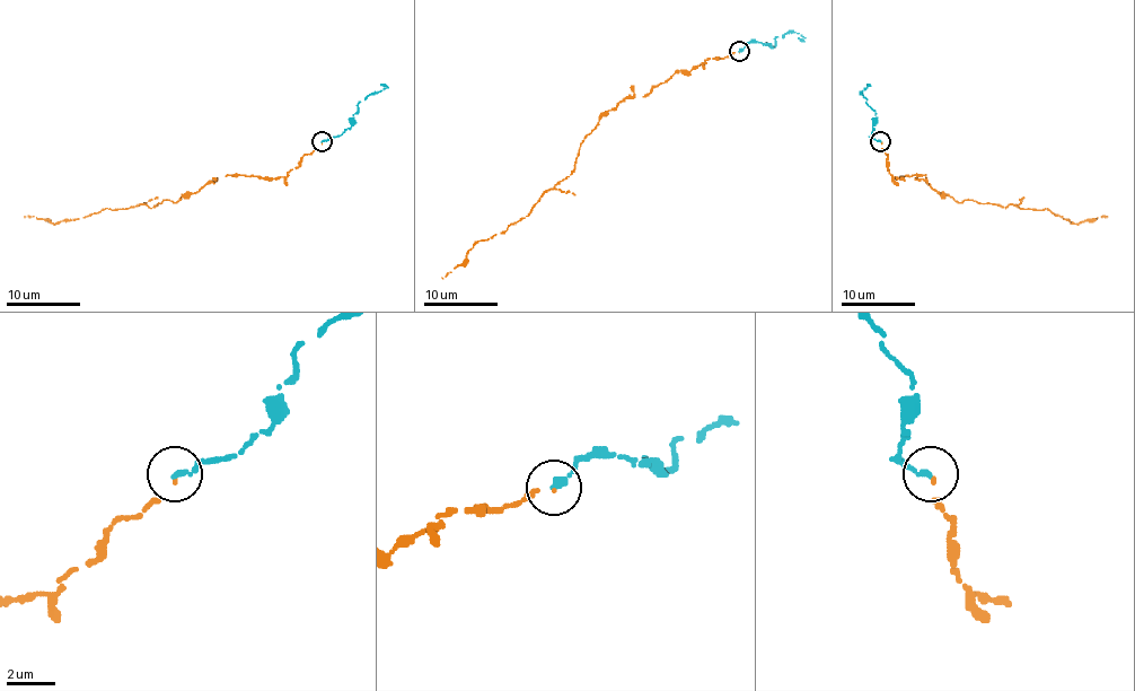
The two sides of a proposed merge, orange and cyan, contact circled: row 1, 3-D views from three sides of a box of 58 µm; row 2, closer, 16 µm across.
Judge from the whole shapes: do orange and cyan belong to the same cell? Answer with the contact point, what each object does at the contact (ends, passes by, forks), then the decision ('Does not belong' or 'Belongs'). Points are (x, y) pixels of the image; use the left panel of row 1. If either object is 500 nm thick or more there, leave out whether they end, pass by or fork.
Place: (322, 141). At the ring orange ends. At the ring cyan ends. Belongs

